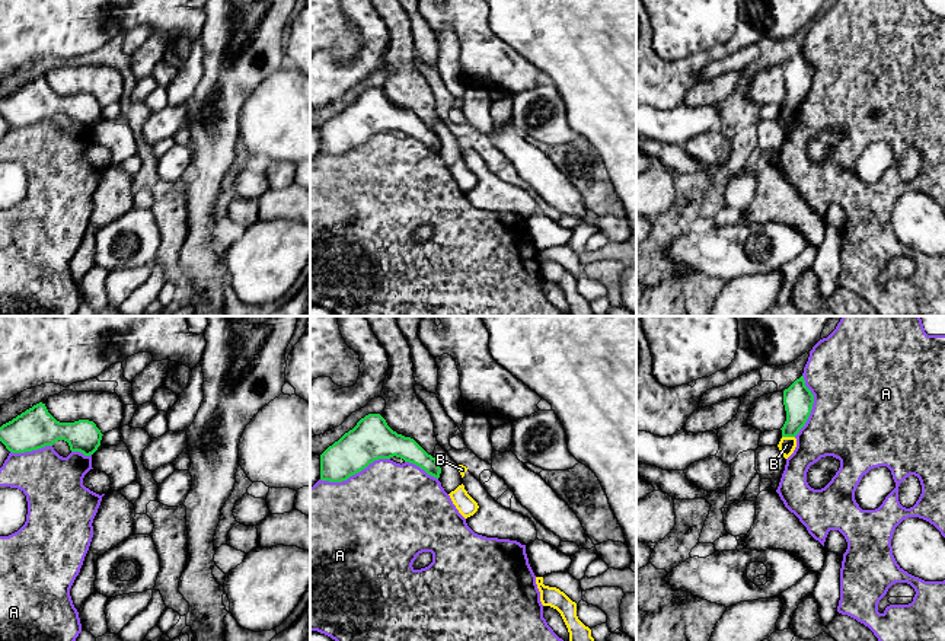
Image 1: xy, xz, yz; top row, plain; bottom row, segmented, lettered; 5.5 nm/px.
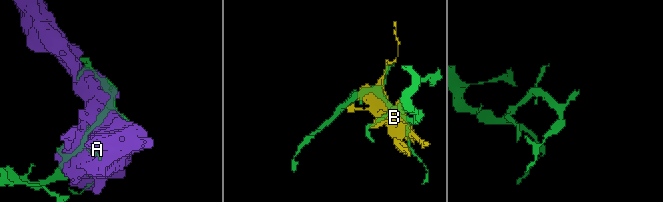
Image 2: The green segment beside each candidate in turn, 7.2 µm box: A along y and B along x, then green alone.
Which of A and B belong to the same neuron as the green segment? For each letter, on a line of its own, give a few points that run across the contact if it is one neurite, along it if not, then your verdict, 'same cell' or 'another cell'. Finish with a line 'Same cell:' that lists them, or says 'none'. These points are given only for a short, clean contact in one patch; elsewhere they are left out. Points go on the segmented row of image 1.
A: another cell
B: yz (782, 436), (794, 437) | another cell
Same cell: none

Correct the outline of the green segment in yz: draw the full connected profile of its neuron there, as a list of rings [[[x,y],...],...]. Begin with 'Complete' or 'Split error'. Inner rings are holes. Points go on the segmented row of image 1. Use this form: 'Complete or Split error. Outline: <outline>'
Complete. Outline: [[[804,376],[796,379],[788,389],[783,390],[783,405],[786,421],[783,424],[782,437],[795,437],[805,425],[814,404],[814,395],[805,386]]]

